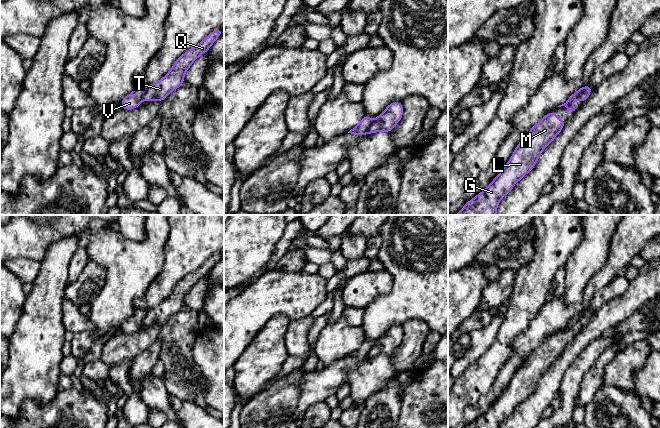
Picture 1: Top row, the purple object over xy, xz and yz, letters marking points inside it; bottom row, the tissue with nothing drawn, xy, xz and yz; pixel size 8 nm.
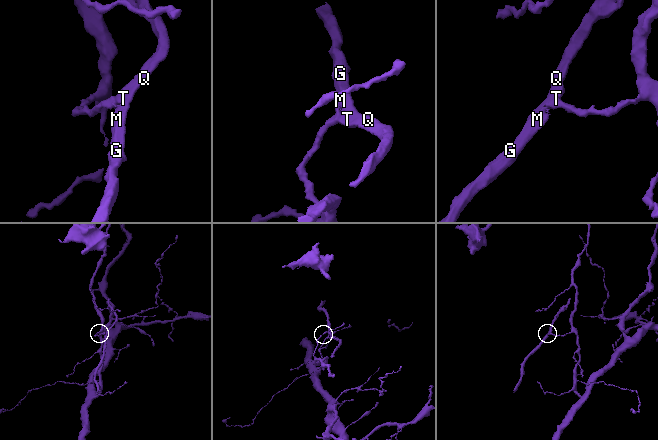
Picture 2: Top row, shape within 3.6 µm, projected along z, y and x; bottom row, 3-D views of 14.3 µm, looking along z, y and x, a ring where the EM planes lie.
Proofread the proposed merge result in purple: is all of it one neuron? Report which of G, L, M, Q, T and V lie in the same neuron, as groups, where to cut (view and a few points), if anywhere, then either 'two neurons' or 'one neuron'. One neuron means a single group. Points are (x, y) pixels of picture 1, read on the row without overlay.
groups G L M Q T / V; cut xz (372, 345), (366, 356); two neurons

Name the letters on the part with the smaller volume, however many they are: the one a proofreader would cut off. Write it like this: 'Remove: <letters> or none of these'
Remove: G, L, M, Q, T

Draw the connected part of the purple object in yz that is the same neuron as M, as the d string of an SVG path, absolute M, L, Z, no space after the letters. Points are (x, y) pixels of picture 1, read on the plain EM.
M553 335L543 341L535 350L533 350L525 362L517 369L510 384L503 391L496 402L484 415L479 417L466 428L498 428L499 425L513 413L515 407L521 404L529 395L534 392L541 376L561 356L566 344L559 344L556 339L556 335Z

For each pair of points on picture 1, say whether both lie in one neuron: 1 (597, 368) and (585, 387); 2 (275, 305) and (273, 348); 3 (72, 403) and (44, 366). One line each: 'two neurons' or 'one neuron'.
1: one neuron
2: two neurons
3: two neurons

